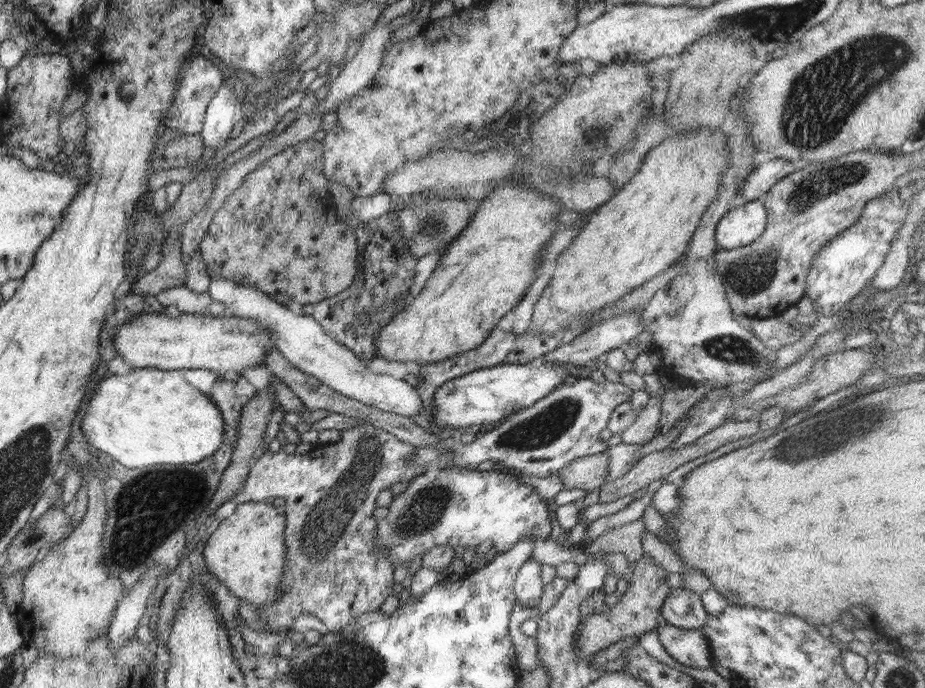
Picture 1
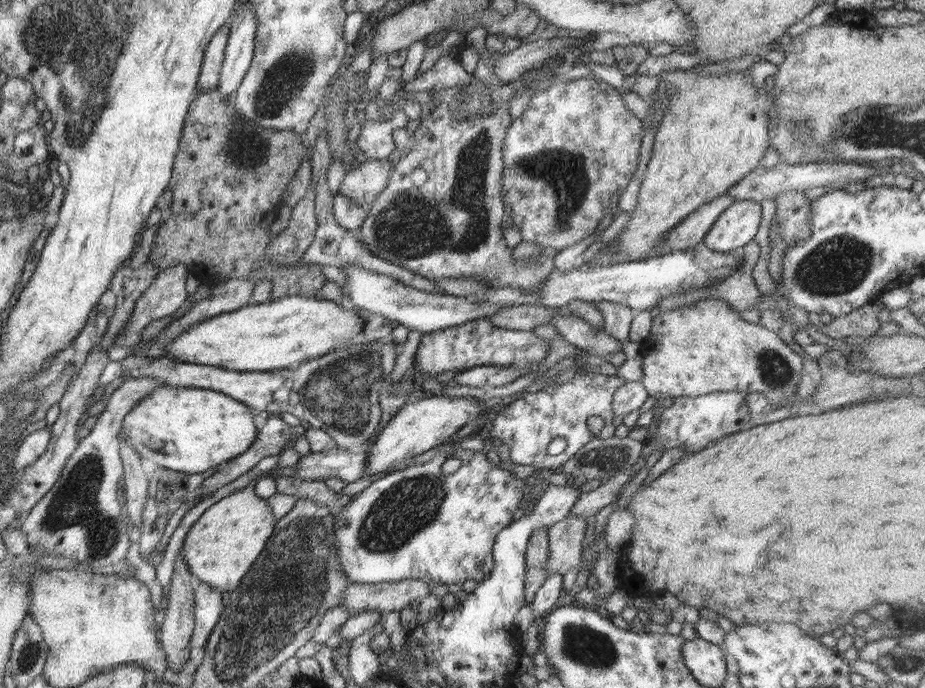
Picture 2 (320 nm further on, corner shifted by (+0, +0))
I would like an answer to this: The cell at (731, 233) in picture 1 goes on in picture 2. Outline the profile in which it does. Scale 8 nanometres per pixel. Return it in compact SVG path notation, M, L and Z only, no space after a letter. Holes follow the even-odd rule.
M736 201L714 221L703 243L714 252L732 253L754 239L760 219L760 203Z

